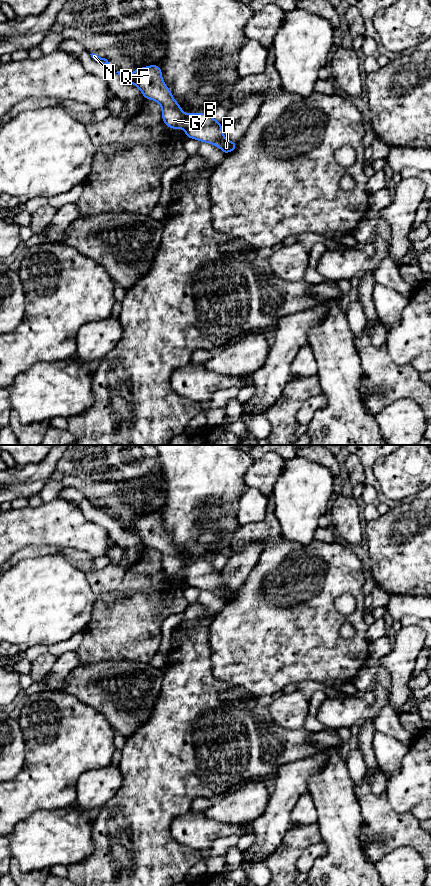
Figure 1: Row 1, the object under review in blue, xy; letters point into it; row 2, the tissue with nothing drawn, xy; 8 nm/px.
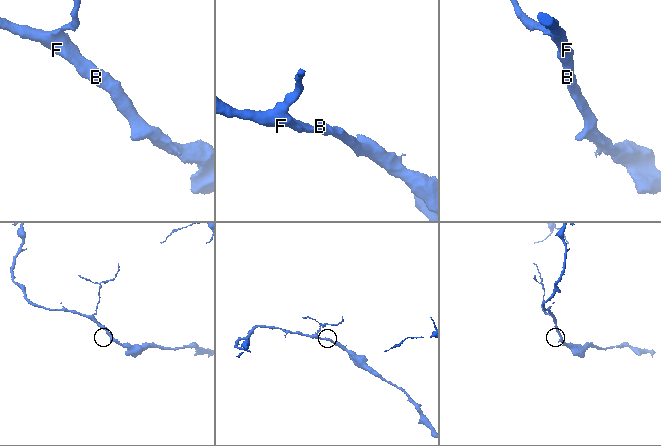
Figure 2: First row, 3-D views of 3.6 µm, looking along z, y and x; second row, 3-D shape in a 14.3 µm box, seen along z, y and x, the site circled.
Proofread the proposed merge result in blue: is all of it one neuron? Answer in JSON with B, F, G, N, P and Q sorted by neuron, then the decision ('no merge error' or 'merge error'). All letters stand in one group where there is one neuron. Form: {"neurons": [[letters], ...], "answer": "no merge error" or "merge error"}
{"neurons": [["B", "F", "G", "N", "P", "Q"]], "answer": "no merge error"}

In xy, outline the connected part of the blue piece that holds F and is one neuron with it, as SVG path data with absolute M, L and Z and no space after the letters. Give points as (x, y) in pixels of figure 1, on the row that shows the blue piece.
M149 65L135 69L131 74L116 72L123 81L138 87L145 99L153 100L161 105L161 116L164 124L170 129L184 129L187 138L201 143L210 143L219 147L227 155L237 148L237 141L225 138L222 122L216 121L212 114L195 111L186 115L179 103L173 99L171 90L165 85L160 65Z

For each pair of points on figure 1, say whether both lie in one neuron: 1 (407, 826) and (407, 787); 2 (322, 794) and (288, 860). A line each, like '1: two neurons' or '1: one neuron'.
1: two neurons
2: two neurons

